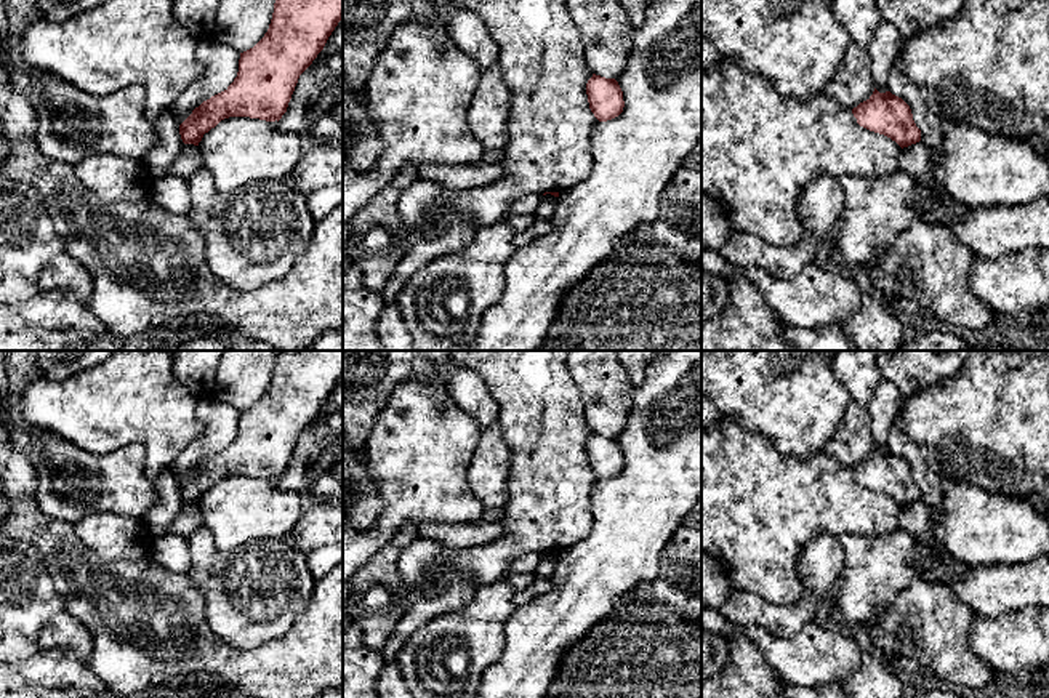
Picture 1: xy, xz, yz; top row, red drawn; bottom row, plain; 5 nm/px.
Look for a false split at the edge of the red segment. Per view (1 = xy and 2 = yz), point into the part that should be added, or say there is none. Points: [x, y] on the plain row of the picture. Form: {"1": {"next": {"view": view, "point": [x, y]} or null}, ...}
{"1": {"next": null}, "2": {"next": null}}

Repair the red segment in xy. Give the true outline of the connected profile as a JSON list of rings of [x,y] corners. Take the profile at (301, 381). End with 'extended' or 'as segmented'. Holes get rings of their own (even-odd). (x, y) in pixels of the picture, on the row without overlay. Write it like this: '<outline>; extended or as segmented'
[[[283,351],[274,362],[264,395],[240,411],[234,440],[179,483],[183,501],[199,504],[205,491],[229,475],[279,480],[299,434],[341,378],[343,351]]]; as segmented

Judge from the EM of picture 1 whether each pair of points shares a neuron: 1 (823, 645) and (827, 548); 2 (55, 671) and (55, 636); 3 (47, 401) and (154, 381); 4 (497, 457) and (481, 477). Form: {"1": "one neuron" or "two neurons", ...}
{"1": "two neurons", "2": "two neurons", "3": "one neuron", "4": "one neuron"}

